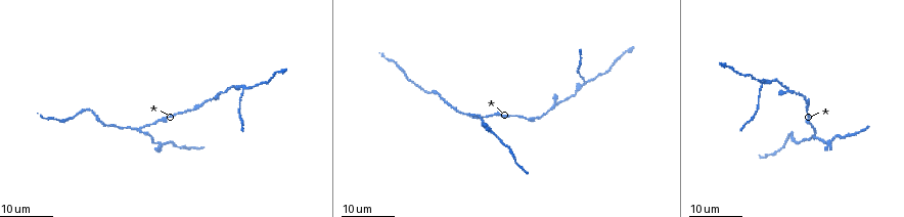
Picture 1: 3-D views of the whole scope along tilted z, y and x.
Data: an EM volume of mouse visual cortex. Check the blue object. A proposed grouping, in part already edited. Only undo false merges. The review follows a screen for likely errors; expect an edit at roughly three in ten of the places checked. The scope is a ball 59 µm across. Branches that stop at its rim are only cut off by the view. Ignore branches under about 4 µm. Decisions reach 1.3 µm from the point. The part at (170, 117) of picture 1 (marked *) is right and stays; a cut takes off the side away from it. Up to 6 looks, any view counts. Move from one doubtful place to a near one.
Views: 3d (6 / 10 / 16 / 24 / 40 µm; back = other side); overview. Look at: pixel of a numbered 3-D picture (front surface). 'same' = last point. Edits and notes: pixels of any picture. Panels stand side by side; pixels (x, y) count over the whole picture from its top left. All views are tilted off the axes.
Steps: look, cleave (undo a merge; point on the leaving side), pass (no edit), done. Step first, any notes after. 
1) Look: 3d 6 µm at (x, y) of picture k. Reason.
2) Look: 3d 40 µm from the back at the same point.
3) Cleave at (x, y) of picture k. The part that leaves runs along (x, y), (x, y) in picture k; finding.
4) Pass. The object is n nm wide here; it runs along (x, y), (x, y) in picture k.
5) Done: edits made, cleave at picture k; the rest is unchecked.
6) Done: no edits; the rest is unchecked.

Look: 3d 16 µm at (137, 128) of picture 1. Three arms meet.

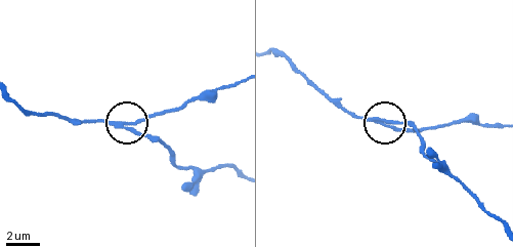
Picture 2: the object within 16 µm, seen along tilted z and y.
Look: 3d 6 µm at (131, 130) of picture 2.

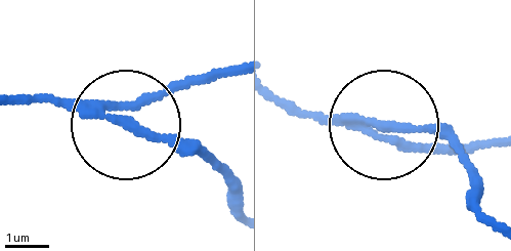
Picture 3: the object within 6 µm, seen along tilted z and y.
Cleave at (137, 135) of picture 3. The side arm is 18 µm long; the part that leaves runs along (92, 114), (190, 142), (237, 199) in picture 3; a second cell is stuck on.

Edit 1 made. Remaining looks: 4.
Look: overview.

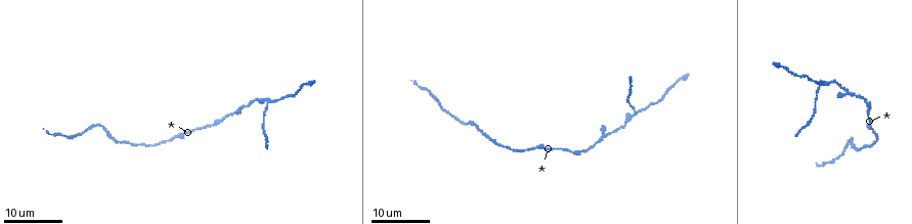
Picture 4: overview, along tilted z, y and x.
Look: 3d 24 µm at (845, 89) of picture 4. Three arms meet.

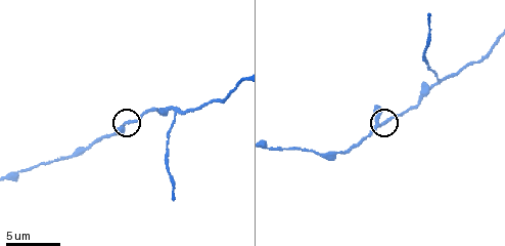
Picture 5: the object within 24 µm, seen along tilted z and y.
Look: 3d 6 µm at (126, 121) of picture 5.

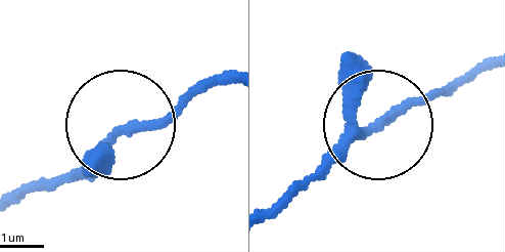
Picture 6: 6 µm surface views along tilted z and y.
Pass. 3 arms meet here; it runs along (271, 215), (361, 135), (486, 66) in picture 6; all the same cell.

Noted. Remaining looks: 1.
Look: 3d 10 µm at (438, 78) of picture 5. Small branch off a trunk.

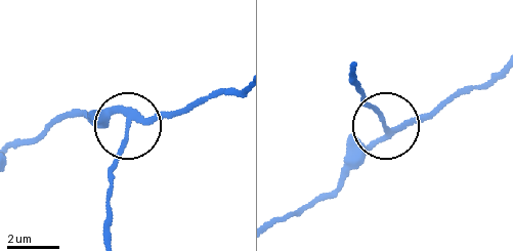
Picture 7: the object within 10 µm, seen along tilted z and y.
Cleave at (122, 147) of picture 7. The object is 180 nm wide here; the part that leaves runs along (131, 119), (110, 179), (110, 236) in picture 7; a second cell is stuck on.

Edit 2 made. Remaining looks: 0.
Done: edits made, cleave at picture 3, cleave at picture 7; the rest is unchecked.

